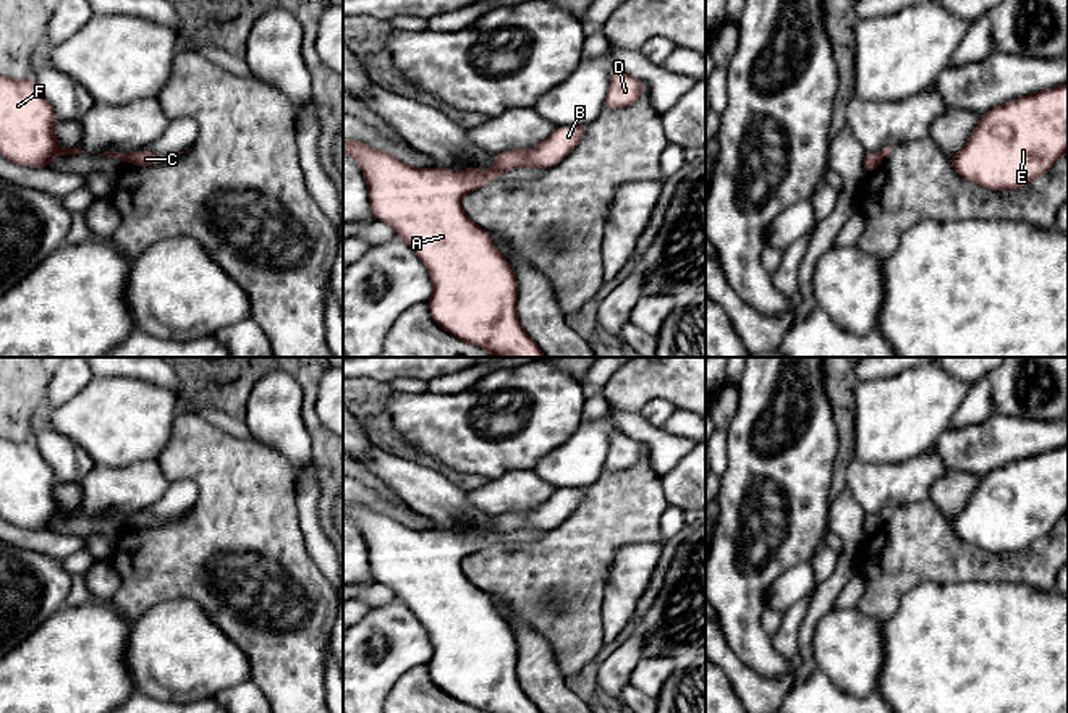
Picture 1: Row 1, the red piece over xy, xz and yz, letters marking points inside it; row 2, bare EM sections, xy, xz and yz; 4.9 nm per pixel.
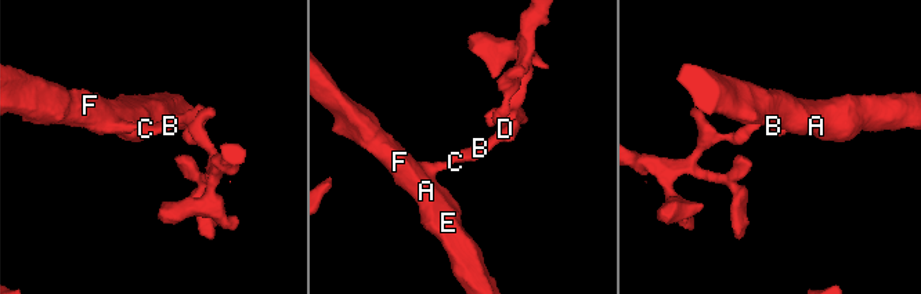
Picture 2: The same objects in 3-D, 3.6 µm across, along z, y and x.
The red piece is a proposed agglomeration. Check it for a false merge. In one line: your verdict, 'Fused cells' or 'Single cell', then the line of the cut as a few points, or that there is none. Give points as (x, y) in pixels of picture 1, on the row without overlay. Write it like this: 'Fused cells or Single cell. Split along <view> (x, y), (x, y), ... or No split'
Fused cells. Split along xz (494, 531), (499, 535)

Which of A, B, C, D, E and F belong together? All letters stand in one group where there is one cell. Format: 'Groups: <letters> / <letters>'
Groups: A E F / B C D

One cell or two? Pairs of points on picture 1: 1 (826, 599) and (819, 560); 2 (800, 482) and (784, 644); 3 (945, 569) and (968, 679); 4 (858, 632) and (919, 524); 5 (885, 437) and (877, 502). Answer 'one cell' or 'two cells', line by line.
1: two cells
2: two cells
3: two cells
4: two cells
5: two cells

